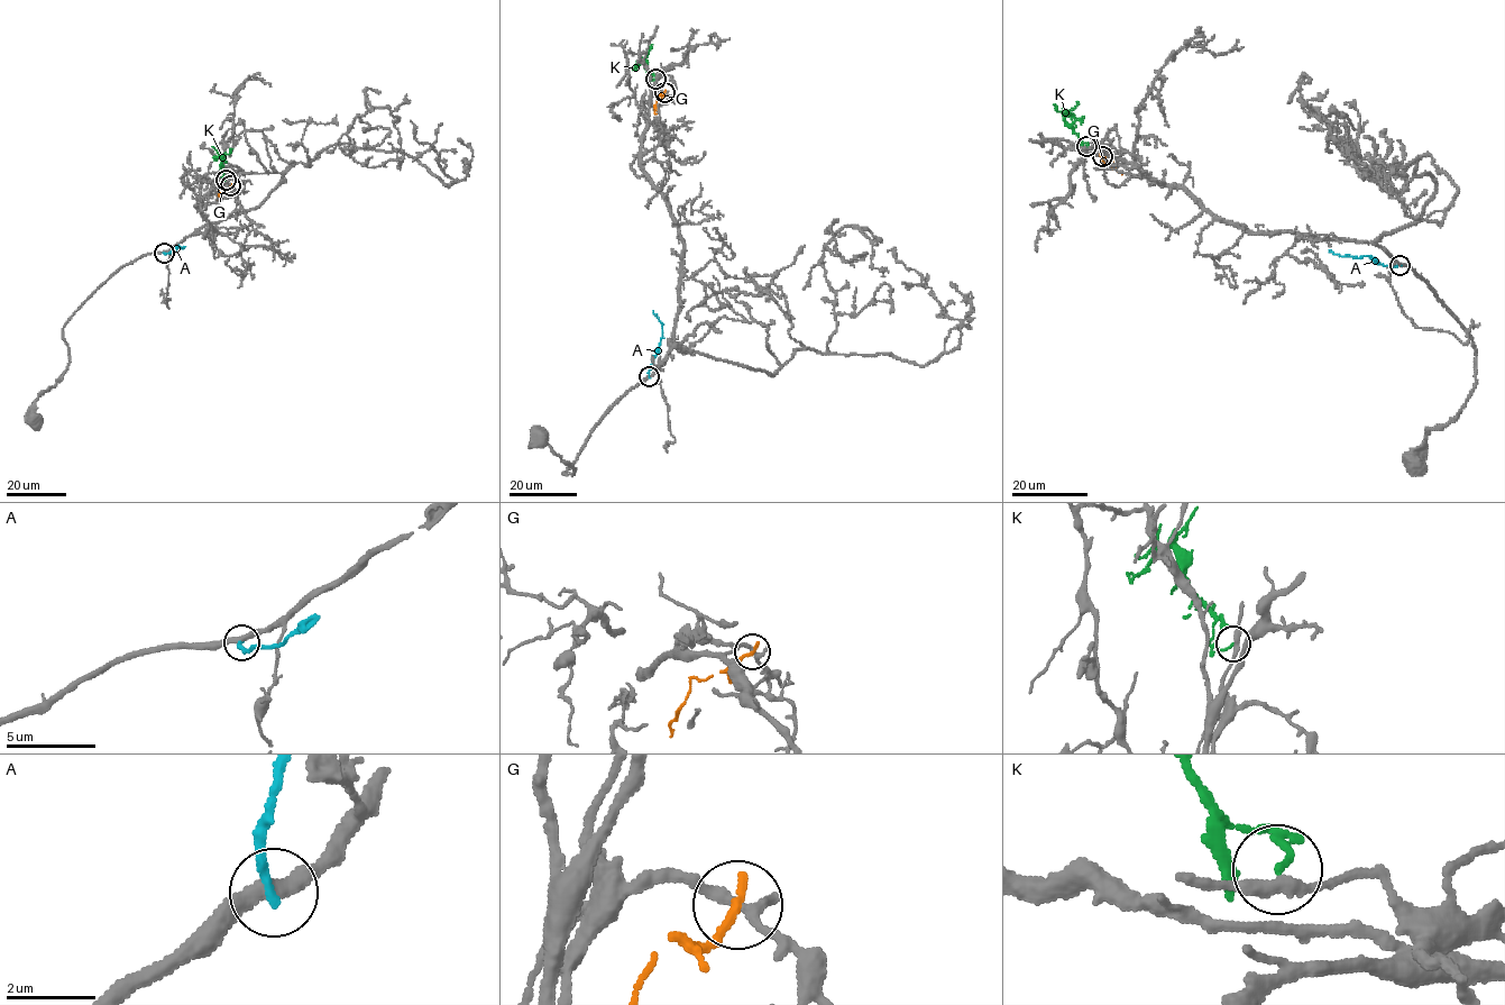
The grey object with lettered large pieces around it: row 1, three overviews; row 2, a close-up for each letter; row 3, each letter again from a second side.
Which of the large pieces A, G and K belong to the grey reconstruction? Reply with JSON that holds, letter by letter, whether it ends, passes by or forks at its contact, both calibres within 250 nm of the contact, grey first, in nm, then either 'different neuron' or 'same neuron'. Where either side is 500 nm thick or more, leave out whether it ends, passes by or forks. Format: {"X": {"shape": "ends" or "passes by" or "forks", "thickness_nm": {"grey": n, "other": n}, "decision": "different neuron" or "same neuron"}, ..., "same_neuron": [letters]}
{"A": {"shape": "ends", "thickness_nm": {"grey": 360, "other": 220}, "decision": "different neuron"}, "G": {"shape": "ends", "thickness_nm": {"grey": 240, "other": 220}, "decision": "different neuron"}, "K": {"shape": "ends", "thickness_nm": {"grey": 280, "other": 130}, "decision": "different neuron"}, "same_neuron": []}

